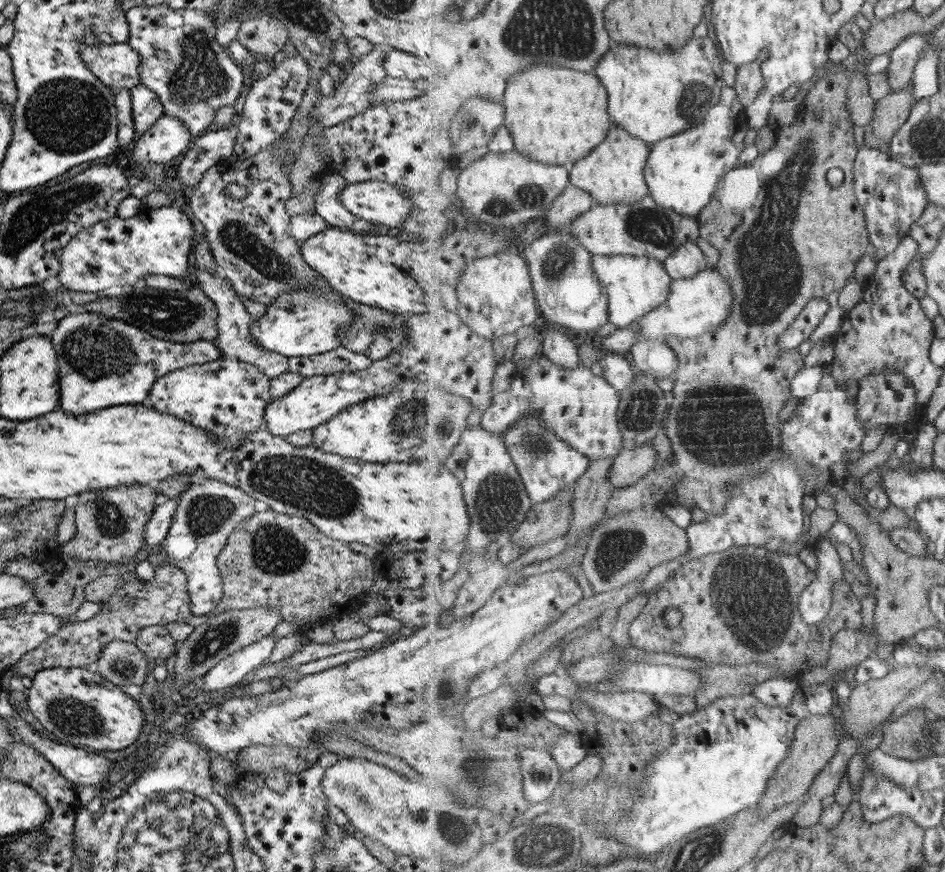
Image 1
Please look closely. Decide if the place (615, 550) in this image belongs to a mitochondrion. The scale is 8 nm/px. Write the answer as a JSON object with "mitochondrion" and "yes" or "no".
{"mitochondrion":"yes"}

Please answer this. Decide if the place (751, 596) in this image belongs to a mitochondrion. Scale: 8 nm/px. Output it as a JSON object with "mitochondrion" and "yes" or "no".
{"mitochondrion":"yes"}

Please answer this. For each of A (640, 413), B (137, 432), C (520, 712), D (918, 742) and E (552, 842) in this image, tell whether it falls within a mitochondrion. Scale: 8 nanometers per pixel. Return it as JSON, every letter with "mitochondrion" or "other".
{"A":"mitochondrion","B":"other","C":"other","D":"mitochondrion","E":"mitochondrion"}

